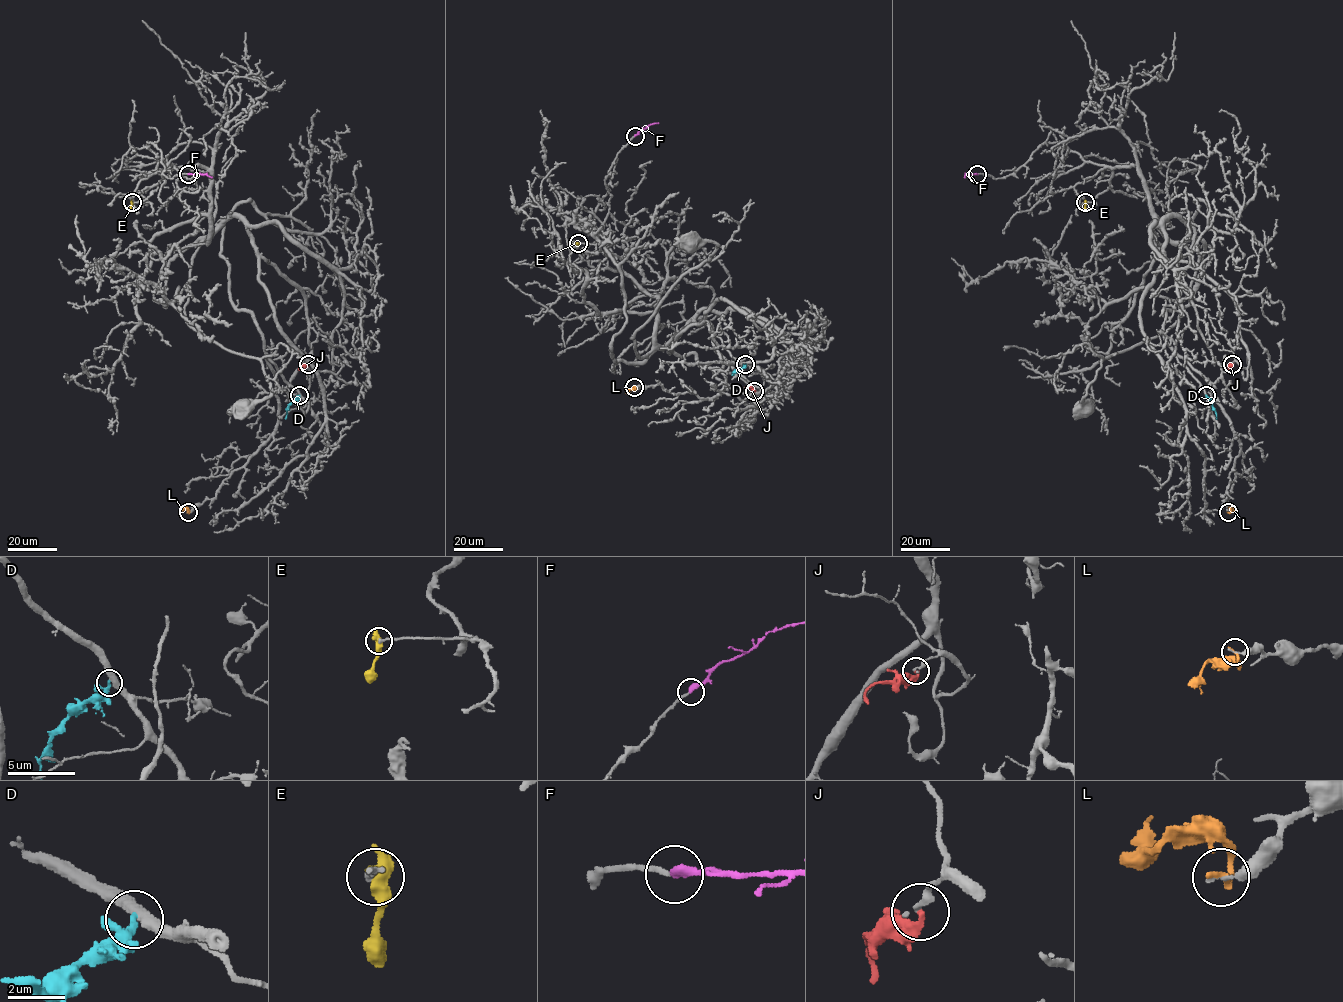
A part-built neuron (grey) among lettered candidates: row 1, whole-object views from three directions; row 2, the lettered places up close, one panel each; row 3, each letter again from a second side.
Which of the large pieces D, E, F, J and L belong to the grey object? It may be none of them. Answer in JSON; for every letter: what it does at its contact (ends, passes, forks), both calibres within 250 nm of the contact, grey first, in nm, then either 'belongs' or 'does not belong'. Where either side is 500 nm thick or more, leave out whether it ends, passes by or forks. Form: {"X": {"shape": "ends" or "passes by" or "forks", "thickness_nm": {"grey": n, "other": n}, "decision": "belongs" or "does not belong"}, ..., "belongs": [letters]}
{"D": {"shape": "ends", "thickness_nm": {"grey": 400, "other": 240}, "decision": "does not belong"}, "E": {"thickness_nm": {"grey": 200, "other": 650}, "decision": "does not belong"}, "F": {"shape": "ends", "thickness_nm": {"grey": 170, "other": 360}, "decision": "belongs"}, "J": {"shape": "ends", "thickness_nm": {"grey": 280, "other": 280}, "decision": "does not belong"}, "L": {"shape": "ends", "thickness_nm": {"grey": 240, "other": 220}, "decision": "does not belong"}, "belongs": ["F"]}

